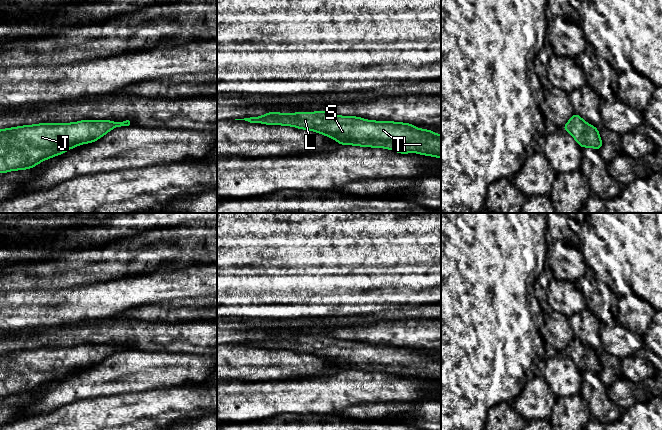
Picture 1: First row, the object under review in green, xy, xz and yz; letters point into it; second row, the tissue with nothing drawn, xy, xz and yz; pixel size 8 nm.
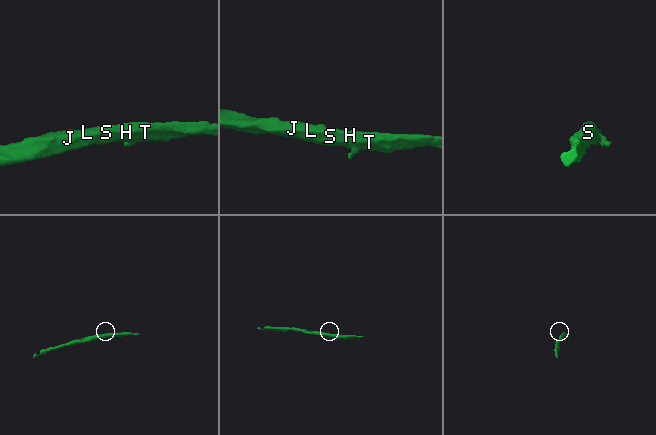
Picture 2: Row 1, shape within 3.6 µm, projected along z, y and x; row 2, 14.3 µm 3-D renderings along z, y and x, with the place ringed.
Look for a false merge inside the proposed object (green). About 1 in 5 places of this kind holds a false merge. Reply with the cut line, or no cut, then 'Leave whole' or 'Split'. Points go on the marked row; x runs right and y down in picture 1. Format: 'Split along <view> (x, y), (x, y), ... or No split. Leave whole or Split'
No split. Leave whole

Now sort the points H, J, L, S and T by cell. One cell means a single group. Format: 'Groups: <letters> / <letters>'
Groups: H J L S T

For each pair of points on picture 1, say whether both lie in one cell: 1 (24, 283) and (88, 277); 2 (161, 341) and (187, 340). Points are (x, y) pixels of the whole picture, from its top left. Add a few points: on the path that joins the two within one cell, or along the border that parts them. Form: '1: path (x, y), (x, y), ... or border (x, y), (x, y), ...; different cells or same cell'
1: path (40, 276), (72, 276); same cell
2: path (167, 340), (181, 340); same cell

